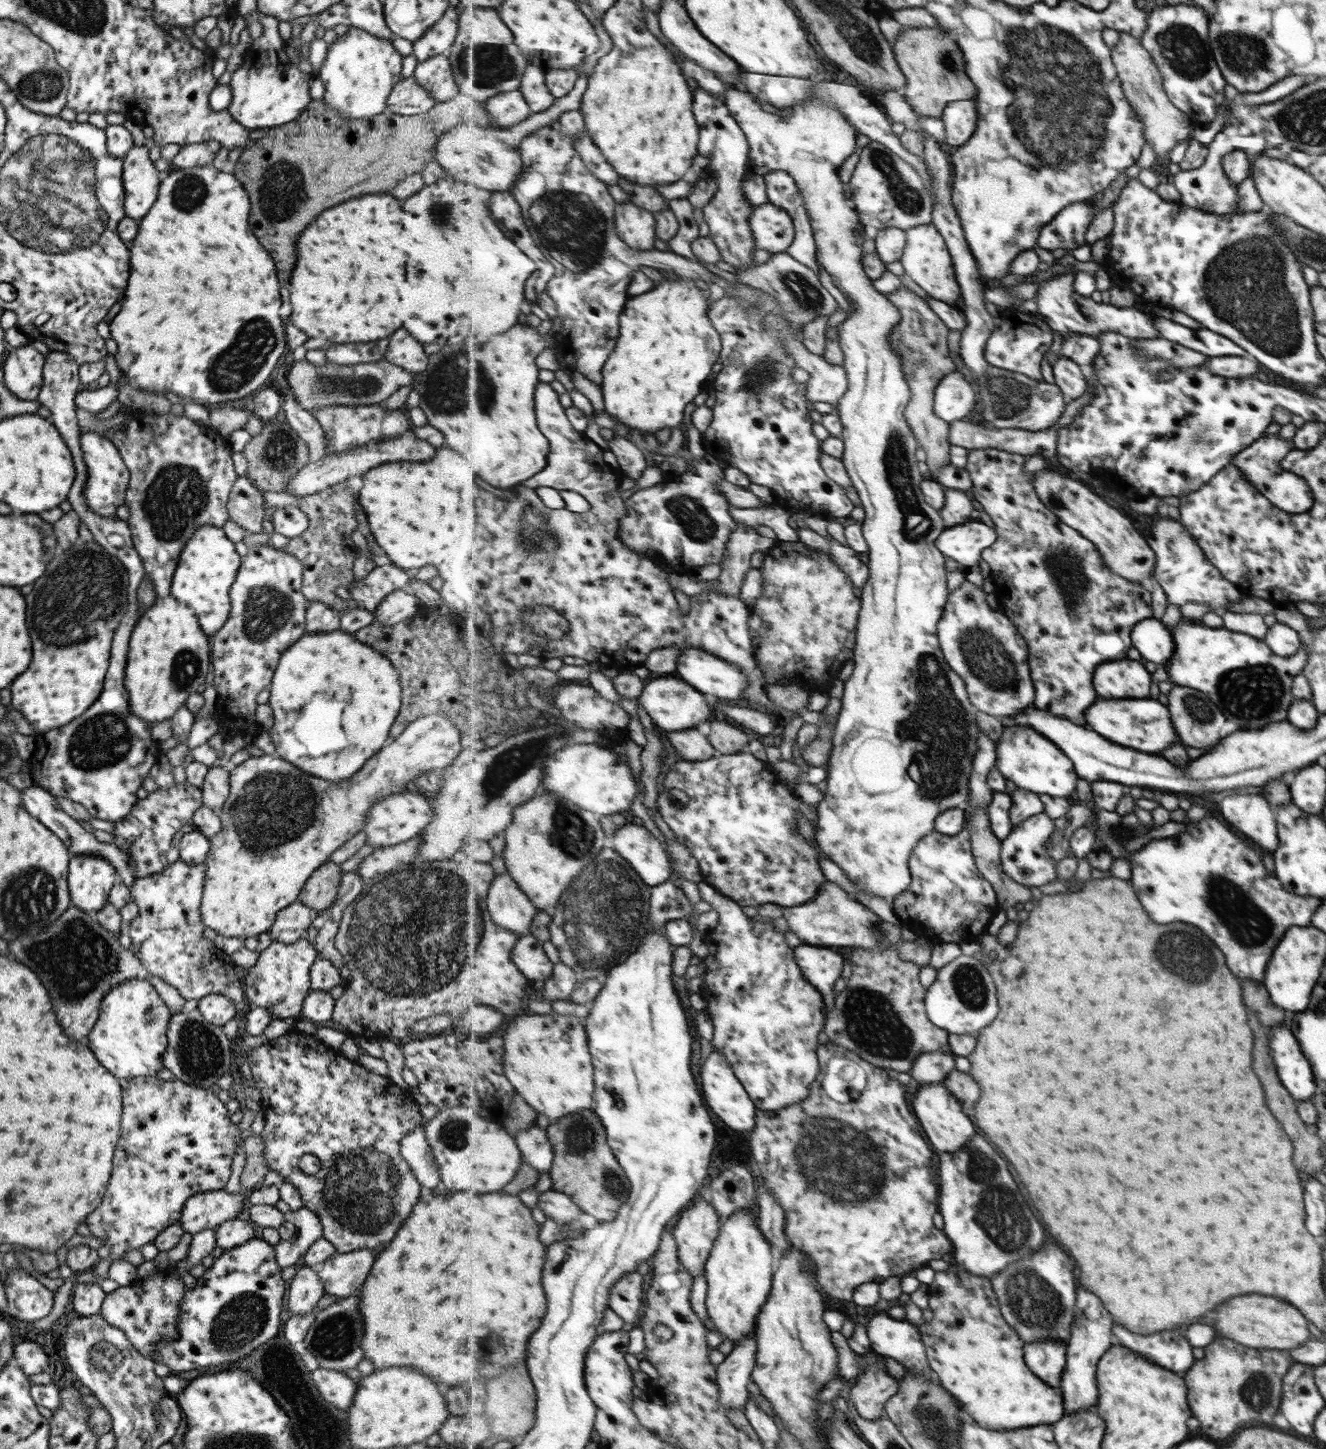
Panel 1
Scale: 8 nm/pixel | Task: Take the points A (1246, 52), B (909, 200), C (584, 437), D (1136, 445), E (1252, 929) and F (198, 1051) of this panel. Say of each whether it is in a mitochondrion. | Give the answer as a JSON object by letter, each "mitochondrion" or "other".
{"A":"mitochondrion","B":"mitochondrion","C":"other","D":"other","E":"mitochondrion","F":"mitochondrion"}

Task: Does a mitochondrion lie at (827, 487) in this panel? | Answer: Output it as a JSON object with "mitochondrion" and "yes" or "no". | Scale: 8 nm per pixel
{"mitochondrion":"no"}

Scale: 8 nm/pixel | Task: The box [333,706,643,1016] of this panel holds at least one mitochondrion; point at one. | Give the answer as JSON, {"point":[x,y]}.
{"point":[400,930]}

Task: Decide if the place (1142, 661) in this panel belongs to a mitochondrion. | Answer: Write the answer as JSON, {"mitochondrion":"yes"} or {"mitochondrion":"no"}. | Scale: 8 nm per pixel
{"mitochondrion":"no"}

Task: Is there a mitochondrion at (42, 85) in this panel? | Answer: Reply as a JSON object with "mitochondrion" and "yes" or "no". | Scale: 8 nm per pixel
{"mitochondrion":"yes"}

